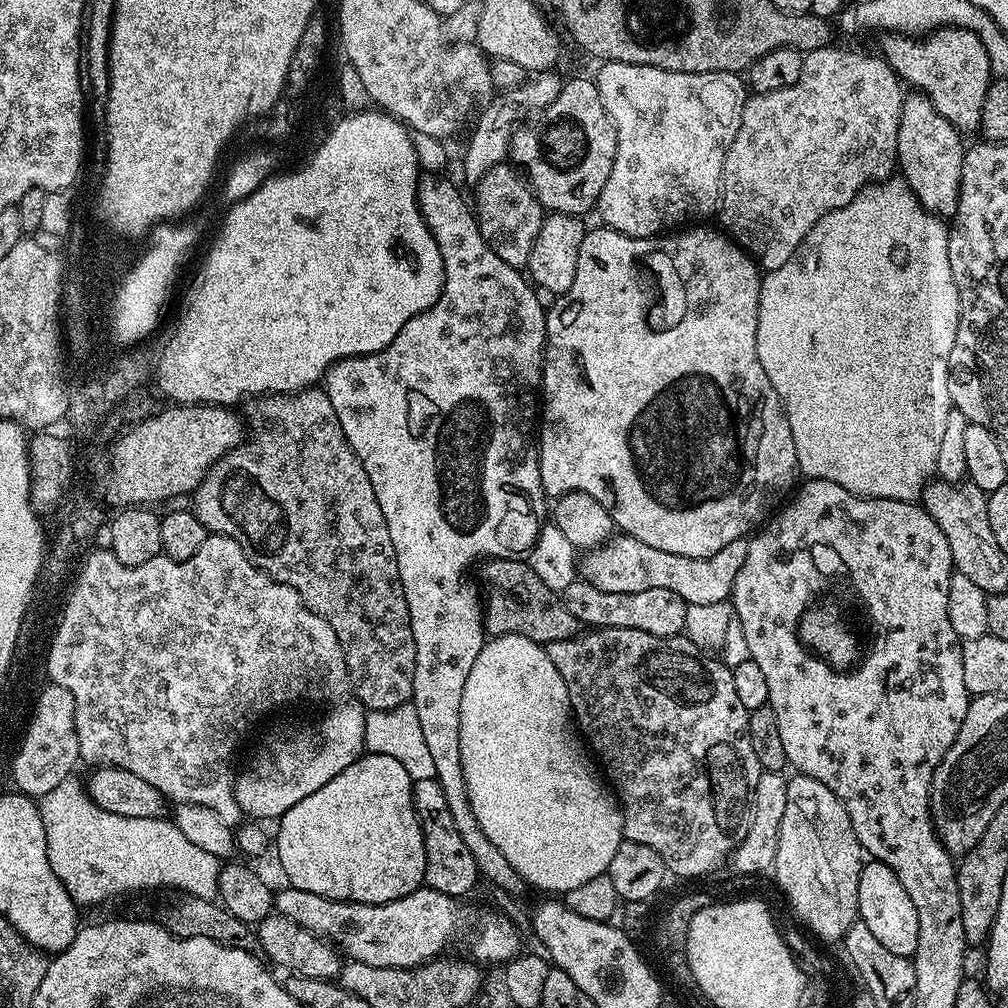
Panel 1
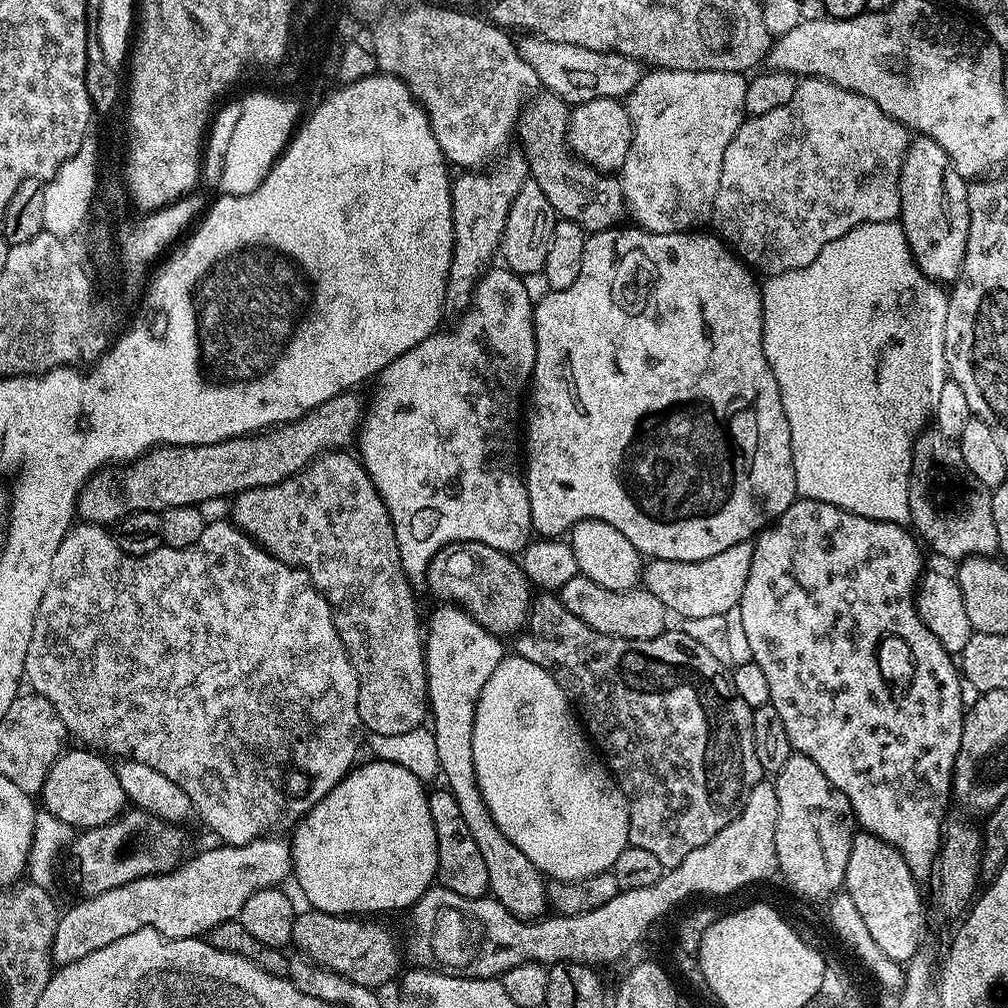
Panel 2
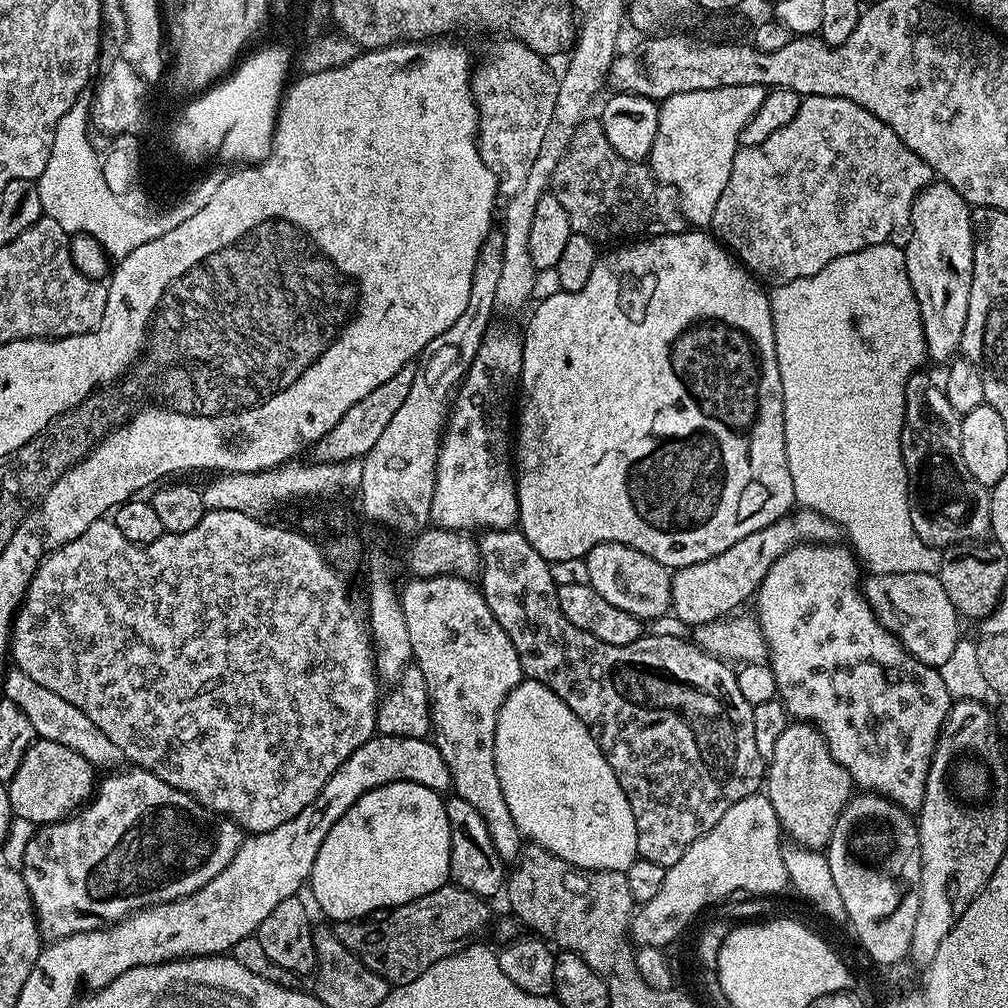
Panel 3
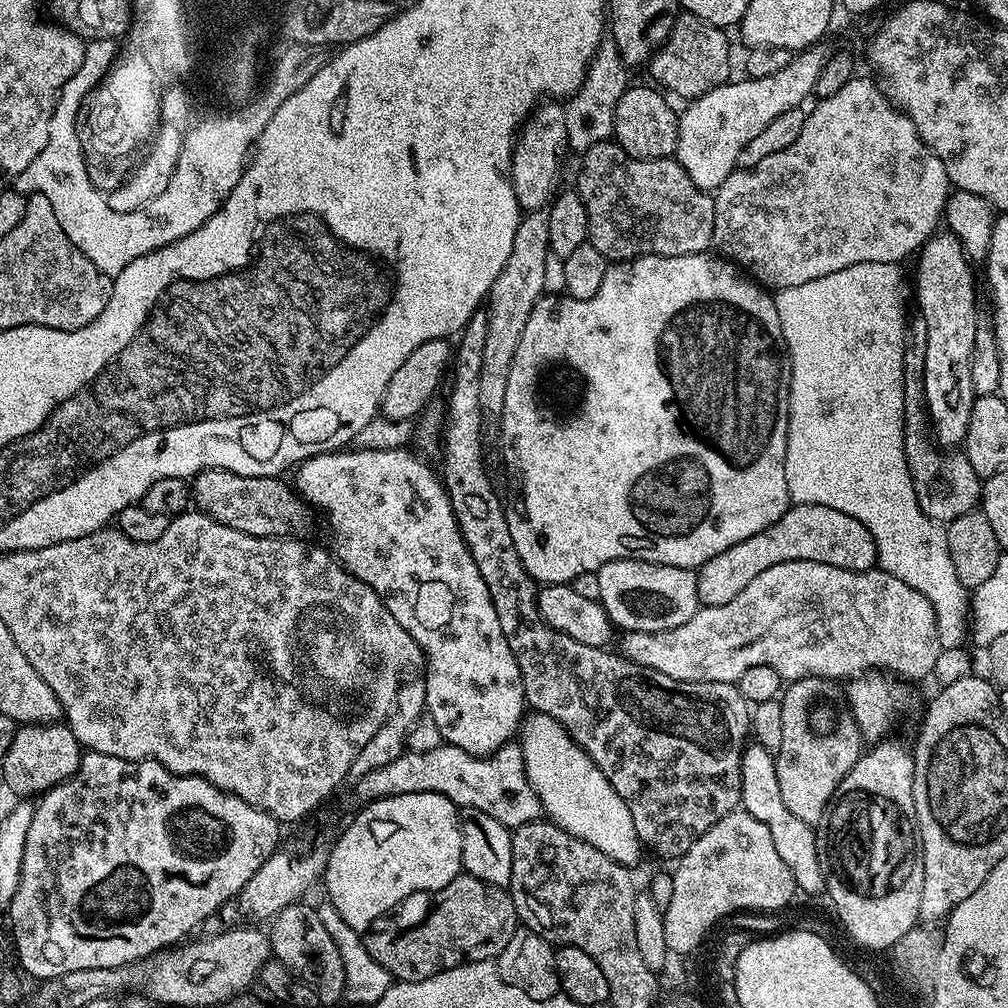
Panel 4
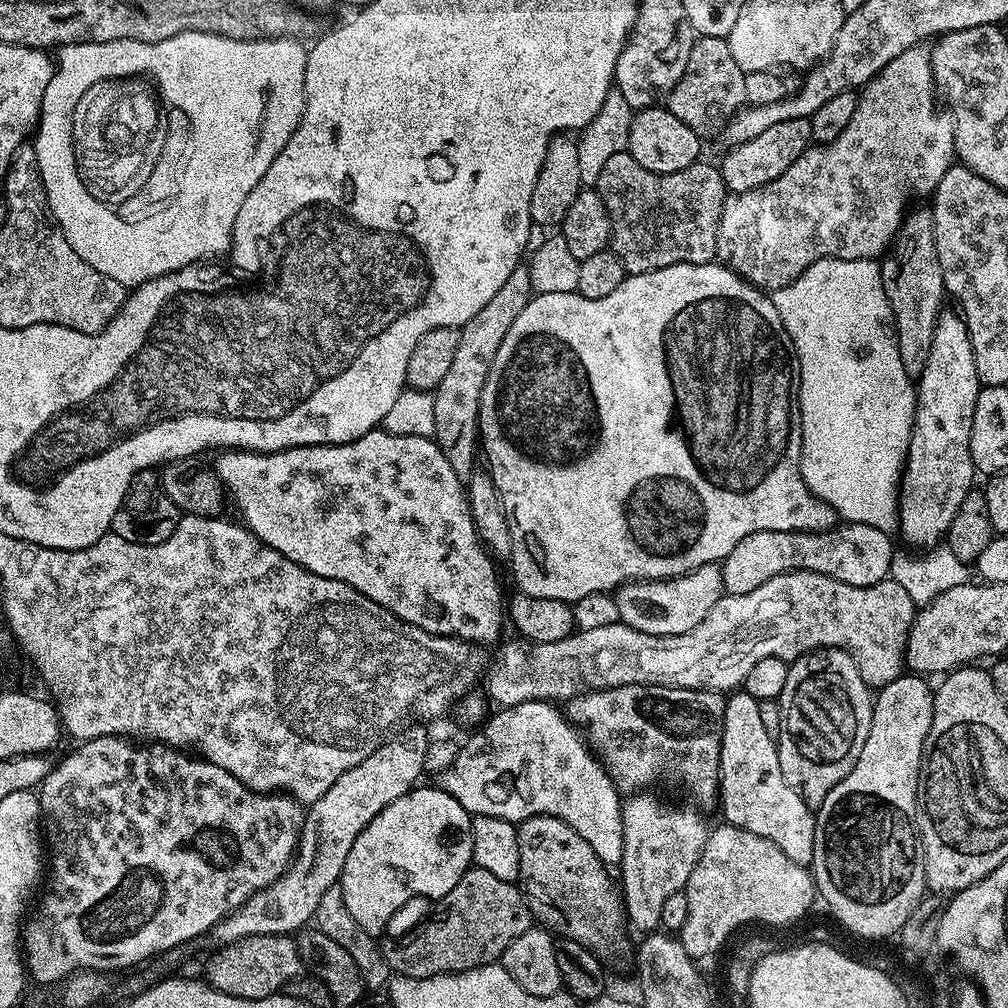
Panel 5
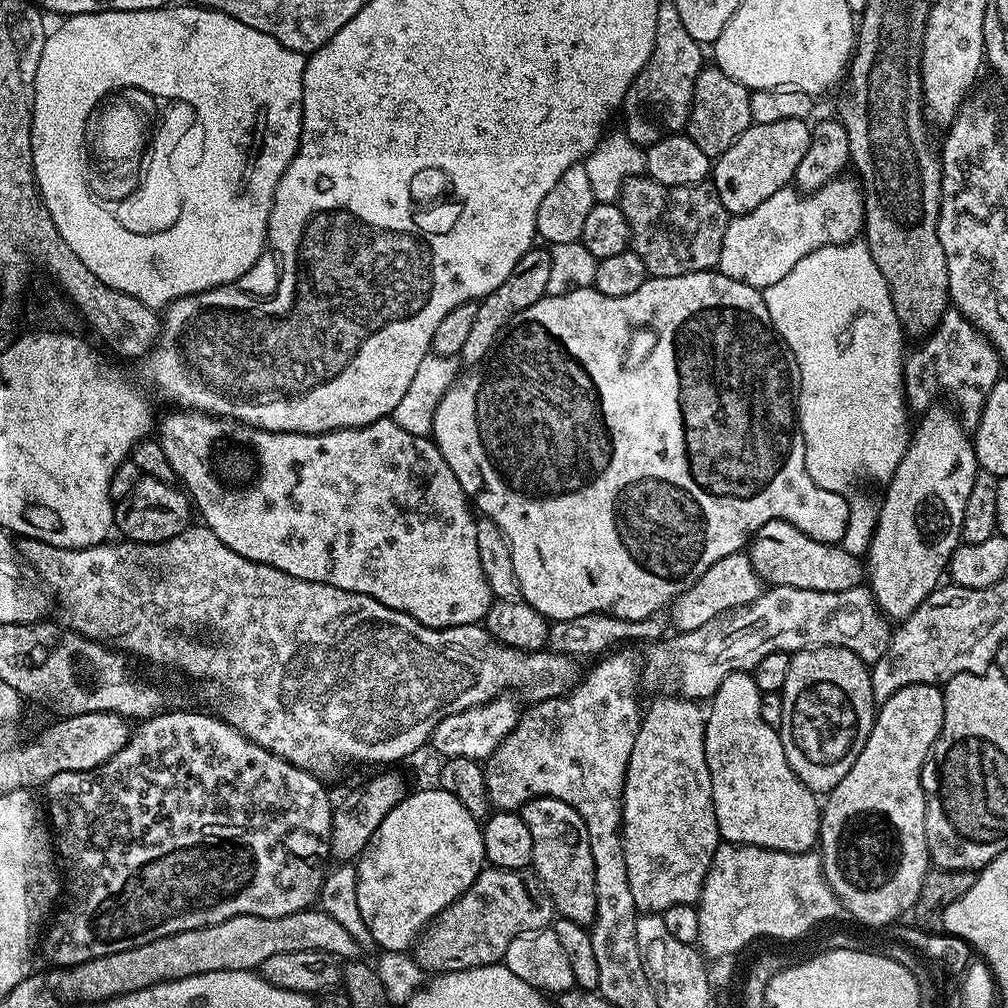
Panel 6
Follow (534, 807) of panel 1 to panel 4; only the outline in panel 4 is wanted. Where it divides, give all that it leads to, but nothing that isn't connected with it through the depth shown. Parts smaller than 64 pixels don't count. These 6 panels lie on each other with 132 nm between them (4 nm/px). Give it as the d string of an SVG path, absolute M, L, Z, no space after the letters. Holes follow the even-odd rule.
M541 712L525 715L518 743L524 755L524 773L540 799L543 815L551 823L602 850L614 862L625 866L639 862L642 845L634 830L634 818L630 818L630 806L557 720Z

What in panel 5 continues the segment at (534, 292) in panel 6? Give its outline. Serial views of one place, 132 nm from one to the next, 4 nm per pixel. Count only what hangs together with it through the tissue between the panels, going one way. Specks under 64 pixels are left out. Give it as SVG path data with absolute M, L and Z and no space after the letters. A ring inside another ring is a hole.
M521 262L507 276L506 283L496 291L494 298L490 298L490 302L486 302L486 306L482 306L482 310L478 310L478 314L470 318L470 322L462 325L458 350L454 353L450 370L446 370L442 382L438 382L434 390L434 422L436 423L434 439L442 454L446 454L446 462L450 462L450 466L454 466L454 470L462 478L472 475L474 471L472 463L478 460L480 395L490 366L494 362L494 354L498 354L498 346L502 346L502 338L506 338L510 326L514 326L514 318L518 318L518 314L526 310L533 295L531 270L527 263Z

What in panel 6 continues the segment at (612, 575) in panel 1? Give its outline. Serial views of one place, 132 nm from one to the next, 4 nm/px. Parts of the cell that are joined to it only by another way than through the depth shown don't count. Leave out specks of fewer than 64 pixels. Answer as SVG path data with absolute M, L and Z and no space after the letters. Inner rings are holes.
M771 520L759 528L751 537L747 553L761 581L768 586L841 592L861 587L866 576L861 557L851 556L840 544L818 542L785 520Z

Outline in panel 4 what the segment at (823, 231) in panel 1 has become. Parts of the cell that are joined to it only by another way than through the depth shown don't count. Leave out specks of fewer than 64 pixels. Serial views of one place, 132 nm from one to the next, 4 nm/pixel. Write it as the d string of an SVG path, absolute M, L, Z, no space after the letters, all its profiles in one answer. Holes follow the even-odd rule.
M862 262L858 266L846 266L846 270L834 270L834 274L826 274L826 278L814 278L814 282L802 282L802 286L790 286L789 288L781 288L775 293L776 309L778 310L778 322L782 322L782 334L784 335L784 345L788 347L788 362L791 364L790 370L790 390L788 391L788 437L786 438L786 486L788 487L788 498L792 504L817 504L818 506L830 506L830 510L842 510L842 514L846 514L850 518L858 518L858 522L862 522L862 526L866 526L866 530L870 530L870 534L876 539L876 563L879 571L886 574L894 574L894 578L906 582L906 586L914 586L914 590L918 590L922 594L922 598L929 600L934 606L934 614L938 622L938 638L940 639L941 649L960 648L970 636L970 592L969 589L962 586L962 582L958 582L958 573L954 571L954 562L950 562L950 550L948 549L948 529L941 521L932 520L922 510L922 506L918 506L918 494L914 494L914 486L910 478L910 470L906 462L906 454L904 453L904 379L902 378L902 350L904 349L904 330L906 327L906 315L904 316L904 296L900 293L900 264L887 264L886 262Z

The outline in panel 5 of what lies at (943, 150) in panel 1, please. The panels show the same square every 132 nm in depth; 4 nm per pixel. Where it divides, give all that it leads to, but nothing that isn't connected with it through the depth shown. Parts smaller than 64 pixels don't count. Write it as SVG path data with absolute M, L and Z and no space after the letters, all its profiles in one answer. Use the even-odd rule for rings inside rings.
M941 312L938 326L934 326L934 346L930 346L930 359L918 377L916 417L900 477L898 536L906 543L913 544L916 550L935 548L947 537L950 522L954 522L954 514L958 514L958 506L962 506L962 498L973 491L972 479L978 476L970 458L970 426L974 422L974 402L978 402L982 385L978 378L978 366L974 366L974 350L970 346L968 327L963 315L953 312Z

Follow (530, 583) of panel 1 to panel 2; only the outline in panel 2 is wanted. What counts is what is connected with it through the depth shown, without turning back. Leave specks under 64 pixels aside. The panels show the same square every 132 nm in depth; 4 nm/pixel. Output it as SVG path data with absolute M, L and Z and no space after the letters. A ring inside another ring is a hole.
M463 540L443 547L431 559L424 575L429 590L441 601L457 603L487 632L501 638L517 635L524 627L531 608L532 585L523 567L511 555L486 543Z

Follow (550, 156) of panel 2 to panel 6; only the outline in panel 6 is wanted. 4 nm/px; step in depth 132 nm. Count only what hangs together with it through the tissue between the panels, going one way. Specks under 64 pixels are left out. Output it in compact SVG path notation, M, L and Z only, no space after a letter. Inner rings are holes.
M647 174L631 176L621 183L618 203L630 222L631 251L642 258L649 277L710 272L719 265L730 213L711 183L667 188Z

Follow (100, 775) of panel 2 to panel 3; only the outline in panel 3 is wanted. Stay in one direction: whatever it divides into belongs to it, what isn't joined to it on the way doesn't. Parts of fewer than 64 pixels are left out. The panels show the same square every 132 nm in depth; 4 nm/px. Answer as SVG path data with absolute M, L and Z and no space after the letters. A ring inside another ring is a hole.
M37 738L26 750L18 770L7 781L6 787L15 819L37 826L47 826L67 820L83 808L92 799L97 783L97 769L90 762L86 762L82 754L70 750L70 746L62 746L62 742Z

